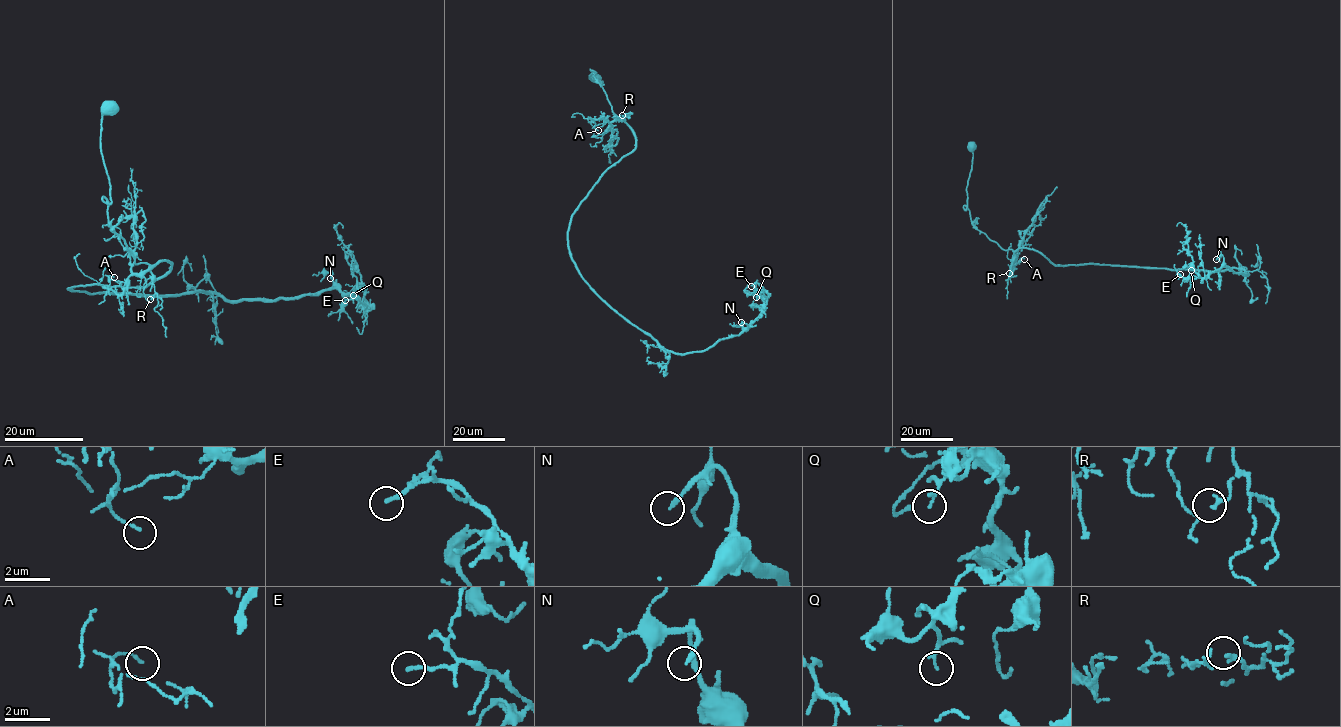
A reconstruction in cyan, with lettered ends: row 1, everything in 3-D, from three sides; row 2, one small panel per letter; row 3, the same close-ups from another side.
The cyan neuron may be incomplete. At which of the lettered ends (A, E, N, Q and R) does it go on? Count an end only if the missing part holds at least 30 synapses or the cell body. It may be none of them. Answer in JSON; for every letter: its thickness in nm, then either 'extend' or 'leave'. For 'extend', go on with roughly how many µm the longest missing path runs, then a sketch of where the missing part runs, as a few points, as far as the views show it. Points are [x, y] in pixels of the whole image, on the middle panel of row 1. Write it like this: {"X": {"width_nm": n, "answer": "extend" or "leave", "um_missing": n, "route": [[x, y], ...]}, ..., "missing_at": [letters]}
{"A": {"width_nm": 100, "answer": "leave"}, "E": {"width_nm": 170, "answer": "leave"}, "N": {"width_nm": 190, "answer": "extend", "um_missing": 10}, "Q": {"width_nm": 130, "answer": "leave"}, "R": {"width_nm": 100, "answer": "leave"}, "missing_at": ["N"]}

